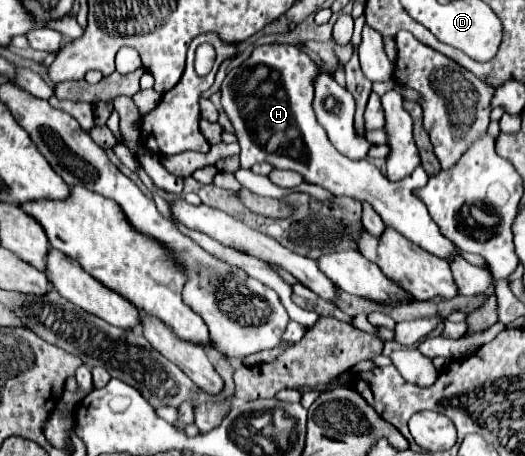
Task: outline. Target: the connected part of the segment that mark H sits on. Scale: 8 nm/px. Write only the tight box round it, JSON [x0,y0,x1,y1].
[221,43,461,263]

